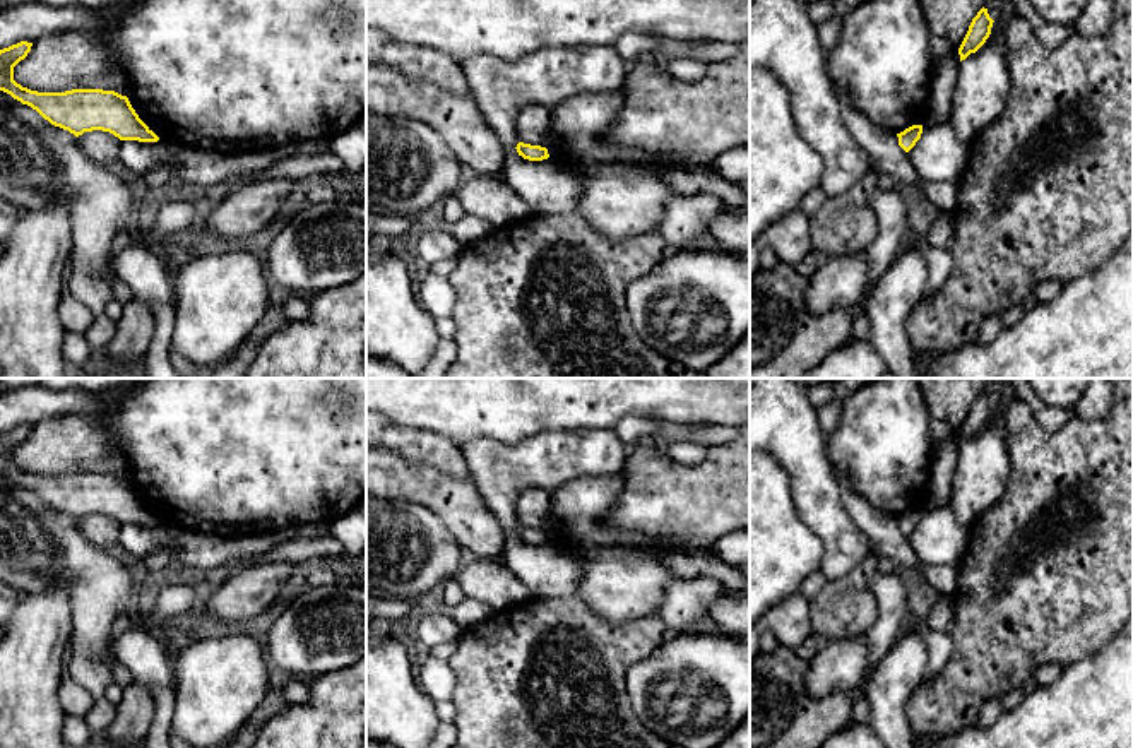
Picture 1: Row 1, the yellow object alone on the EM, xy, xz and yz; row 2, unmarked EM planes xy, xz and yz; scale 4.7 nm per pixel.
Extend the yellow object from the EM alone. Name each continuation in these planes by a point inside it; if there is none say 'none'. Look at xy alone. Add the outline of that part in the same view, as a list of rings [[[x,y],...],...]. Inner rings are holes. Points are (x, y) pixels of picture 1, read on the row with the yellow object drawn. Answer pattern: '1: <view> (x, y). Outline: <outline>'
none

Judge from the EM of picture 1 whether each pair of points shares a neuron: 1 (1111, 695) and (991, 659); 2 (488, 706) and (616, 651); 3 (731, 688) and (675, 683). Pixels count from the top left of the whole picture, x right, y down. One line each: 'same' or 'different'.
1: different
2: same
3: same

